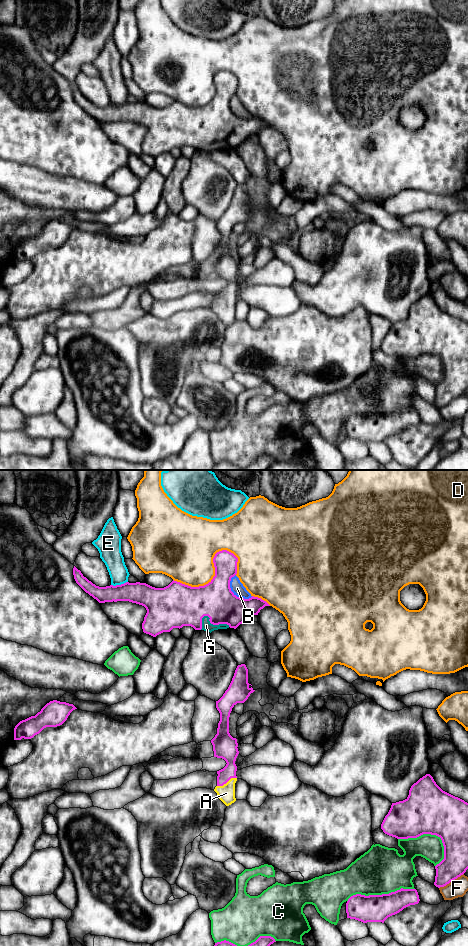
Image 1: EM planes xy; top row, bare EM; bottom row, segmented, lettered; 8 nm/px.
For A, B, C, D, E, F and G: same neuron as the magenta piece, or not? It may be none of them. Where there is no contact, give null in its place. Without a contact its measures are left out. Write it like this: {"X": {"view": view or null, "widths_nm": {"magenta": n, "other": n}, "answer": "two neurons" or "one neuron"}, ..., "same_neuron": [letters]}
{"A": {"view": "xy", "widths_nm": {"magenta": 150, "other": 140}, "answer": "one neuron"}, "B": {"view": "xy", "widths_nm": {"magenta": 280, "other": 100}, "answer": "two neurons"}, "C": {"view": "xy", "widths_nm": {"magenta": 380, "other": 200}, "answer": "two neurons"}, "D": {"view": "xy", "widths_nm": {"magenta": 280, "other": 400}, "answer": "two neurons"}, "E": {"view": "xy", "widths_nm": {"magenta": 180, "other": 170}, "answer": "two neurons"}, "F": {"view": "xy", "widths_nm": {"magenta": 200, "other": 140}, "answer": "two neurons"}, "G": {"view": "xy", "widths_nm": {"magenta": 340, "other": 80}, "answer": "one neuron"}, "same_neuron": ["A", "G"]}

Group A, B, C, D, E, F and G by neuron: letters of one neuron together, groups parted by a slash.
A G / B / C / D / E / F

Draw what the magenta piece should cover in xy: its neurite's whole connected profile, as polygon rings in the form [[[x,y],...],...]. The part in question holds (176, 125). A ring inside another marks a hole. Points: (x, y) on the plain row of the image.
[[[227,70],[219,71],[213,78],[215,96],[204,106],[191,107],[172,101],[164,108],[155,108],[146,103],[129,103],[99,107],[83,96],[75,86],[73,95],[76,103],[99,123],[129,121],[142,125],[147,133],[142,143],[143,152],[153,157],[170,152],[173,148],[191,146],[195,150],[212,152],[218,149],[234,148],[244,143],[251,136],[258,135],[265,126],[270,126],[261,118],[252,116],[249,119],[237,117],[230,108],[231,98],[237,94],[238,78]]]

